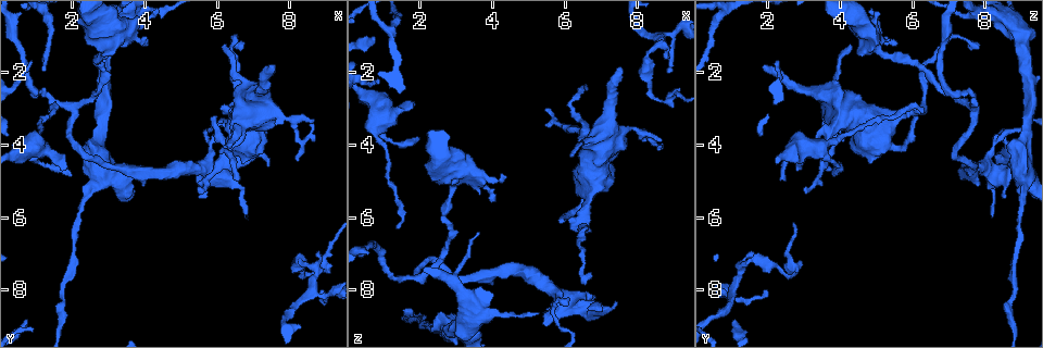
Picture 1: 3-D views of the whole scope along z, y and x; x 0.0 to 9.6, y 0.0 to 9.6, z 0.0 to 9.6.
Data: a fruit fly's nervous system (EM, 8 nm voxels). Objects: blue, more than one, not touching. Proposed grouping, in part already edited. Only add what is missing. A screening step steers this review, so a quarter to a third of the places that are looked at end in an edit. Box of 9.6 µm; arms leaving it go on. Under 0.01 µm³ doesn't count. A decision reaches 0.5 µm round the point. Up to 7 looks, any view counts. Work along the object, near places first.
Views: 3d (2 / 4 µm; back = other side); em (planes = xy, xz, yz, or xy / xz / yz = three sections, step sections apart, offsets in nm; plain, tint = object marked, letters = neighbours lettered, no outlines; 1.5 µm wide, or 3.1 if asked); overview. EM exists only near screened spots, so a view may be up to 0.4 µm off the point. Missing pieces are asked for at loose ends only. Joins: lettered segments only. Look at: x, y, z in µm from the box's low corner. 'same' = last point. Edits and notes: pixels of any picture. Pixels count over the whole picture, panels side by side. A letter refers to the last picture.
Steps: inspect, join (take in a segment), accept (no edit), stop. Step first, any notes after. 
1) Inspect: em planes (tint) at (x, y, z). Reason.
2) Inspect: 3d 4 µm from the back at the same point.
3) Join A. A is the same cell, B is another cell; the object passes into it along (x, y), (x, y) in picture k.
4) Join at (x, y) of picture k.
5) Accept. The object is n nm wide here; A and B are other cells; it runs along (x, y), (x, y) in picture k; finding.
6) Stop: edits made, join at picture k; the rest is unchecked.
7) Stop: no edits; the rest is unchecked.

Inspect: em xz step 8 (tint) at (7.55, 1.90, 1.85). Free end.

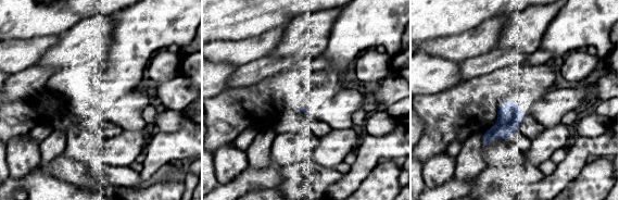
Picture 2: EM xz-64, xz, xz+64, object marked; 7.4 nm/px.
Inspect: em planes (letters) at the same point. Another direction.

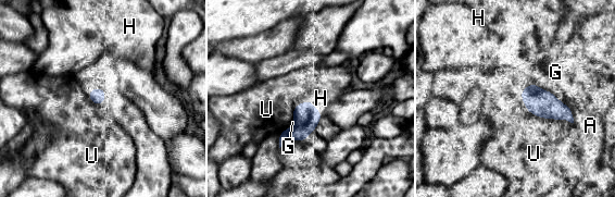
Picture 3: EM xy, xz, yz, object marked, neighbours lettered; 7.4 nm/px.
Join H. The longest contact is with H, 400 nm; H is the same cell, A, G and U are other cells; it goes on there.

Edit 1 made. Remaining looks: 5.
Inspect: em planes (letters) at (5.55, 5.45, 8.55). Free end.

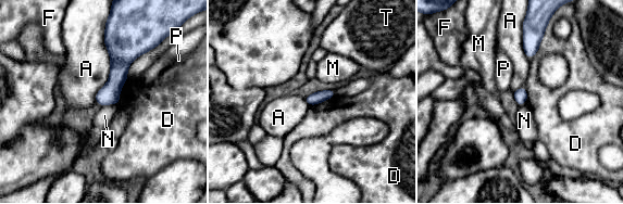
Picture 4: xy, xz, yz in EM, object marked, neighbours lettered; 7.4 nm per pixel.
Accept. The longest contact is with A, 600 nm; A, D, F, M, N, P and T are other cells; no lettered segment goes on from it.

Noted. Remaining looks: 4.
Inspect: em xz step 4 (letters) at (7.40, 4.55, 8.35).

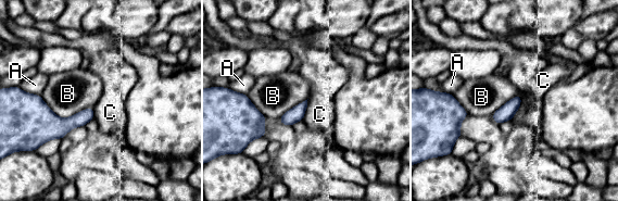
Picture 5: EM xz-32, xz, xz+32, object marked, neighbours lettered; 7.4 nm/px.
Inspect: em planes (letters) at the same point.

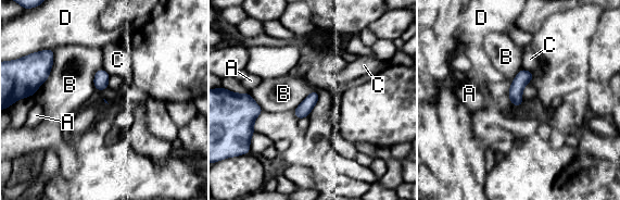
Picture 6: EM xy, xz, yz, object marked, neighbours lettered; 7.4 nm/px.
Accept. A, B, C and D are other cells; a border runs along (54, 49), (49, 76), (33, 95) in picture 6; no lettered segment goes on from it.

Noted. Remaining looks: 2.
Stop: edits made, join at picture 3; the rest is unchecked.

